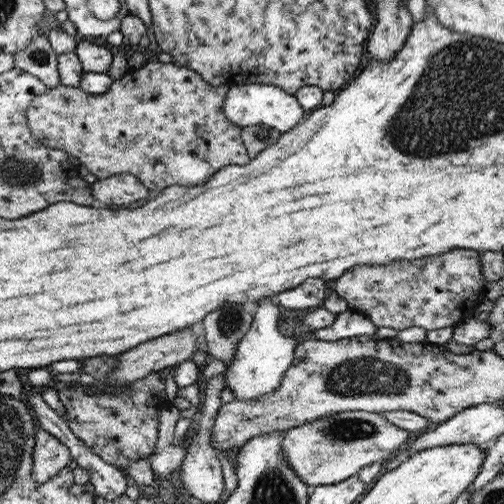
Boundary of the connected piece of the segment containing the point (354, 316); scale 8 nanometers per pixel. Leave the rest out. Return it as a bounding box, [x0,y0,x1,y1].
[309,310,378,341]

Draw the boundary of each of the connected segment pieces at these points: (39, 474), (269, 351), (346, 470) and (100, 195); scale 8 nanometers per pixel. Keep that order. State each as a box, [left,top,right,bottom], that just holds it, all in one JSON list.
[[32,427,70,484],[226,298,299,400],[281,411,416,487],[91,173,151,206]]

